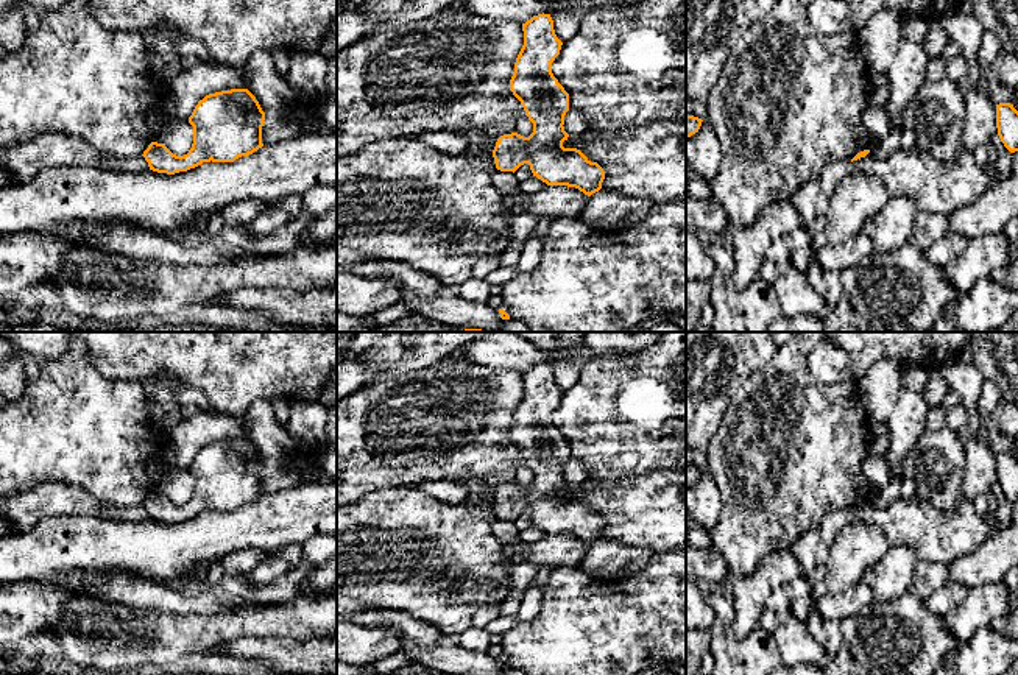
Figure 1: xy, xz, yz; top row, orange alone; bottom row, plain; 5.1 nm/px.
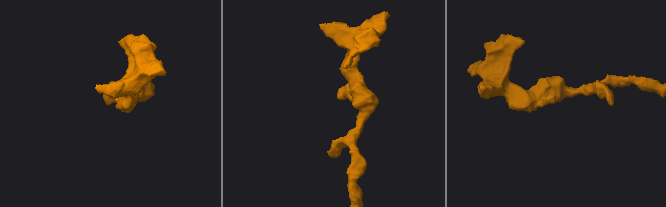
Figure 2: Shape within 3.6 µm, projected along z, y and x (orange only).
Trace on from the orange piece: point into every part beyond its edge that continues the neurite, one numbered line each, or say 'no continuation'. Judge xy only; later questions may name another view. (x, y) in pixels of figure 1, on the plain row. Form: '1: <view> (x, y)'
no continuation

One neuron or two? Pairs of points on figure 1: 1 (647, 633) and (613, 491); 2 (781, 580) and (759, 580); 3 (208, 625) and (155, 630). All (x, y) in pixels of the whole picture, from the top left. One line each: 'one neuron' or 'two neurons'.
1: two neurons
2: two neurons
3: one neuron

